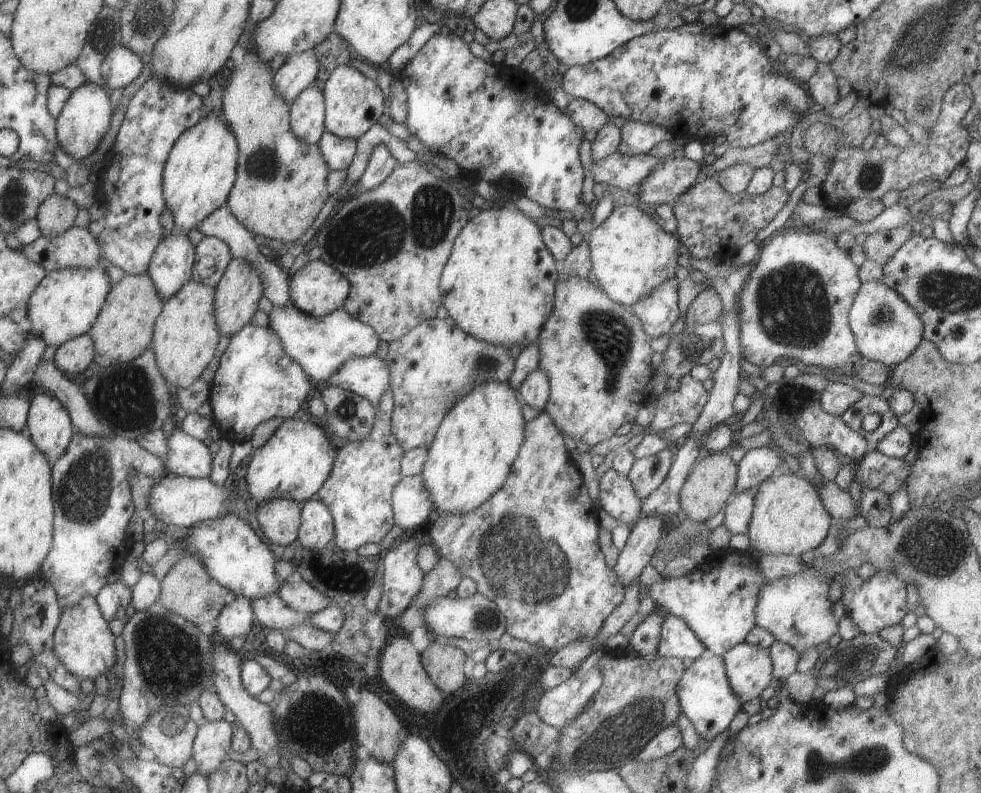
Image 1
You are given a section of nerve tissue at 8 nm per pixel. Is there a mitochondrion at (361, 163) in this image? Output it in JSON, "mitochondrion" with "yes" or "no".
{"mitochondrion":"no"}

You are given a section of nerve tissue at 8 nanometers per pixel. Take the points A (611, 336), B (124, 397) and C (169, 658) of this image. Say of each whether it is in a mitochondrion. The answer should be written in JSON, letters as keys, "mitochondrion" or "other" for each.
{"A":"mitochondrion","B":"mitochondrion","C":"mitochondrion"}

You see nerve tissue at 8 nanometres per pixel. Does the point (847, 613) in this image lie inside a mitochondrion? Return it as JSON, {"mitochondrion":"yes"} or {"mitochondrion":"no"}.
{"mitochondrion":"no"}

